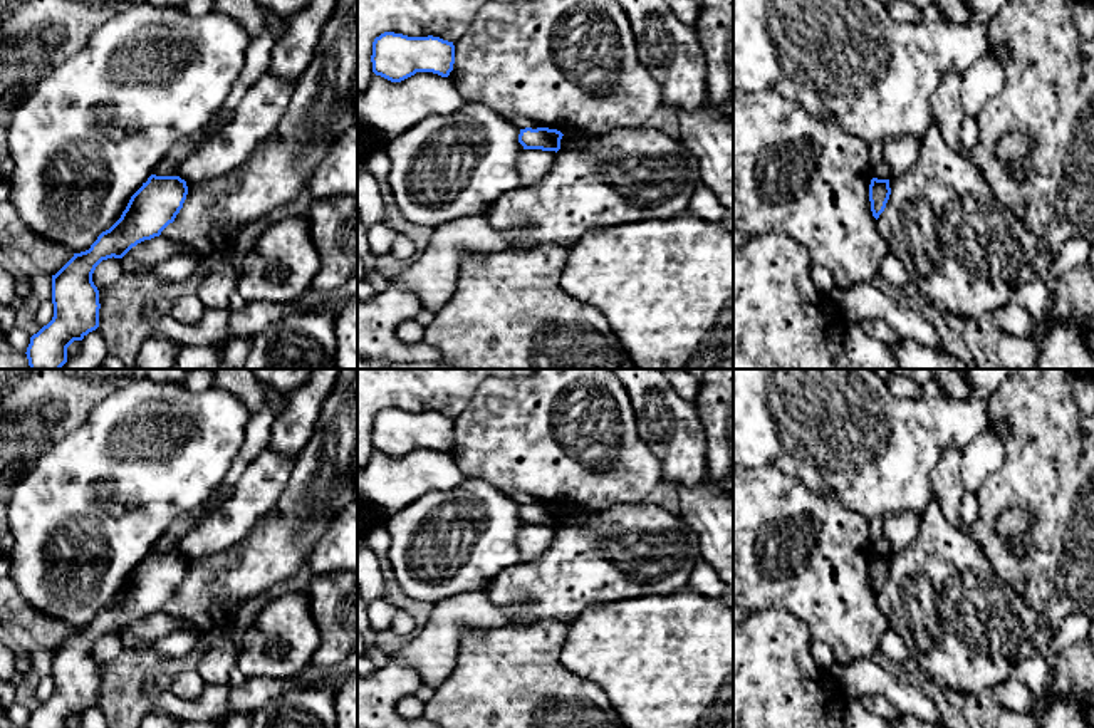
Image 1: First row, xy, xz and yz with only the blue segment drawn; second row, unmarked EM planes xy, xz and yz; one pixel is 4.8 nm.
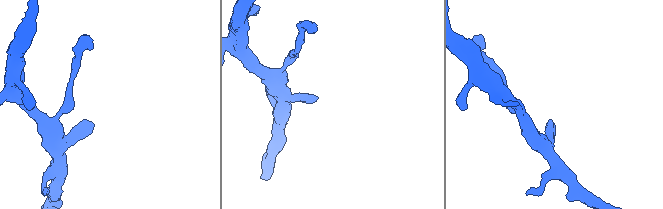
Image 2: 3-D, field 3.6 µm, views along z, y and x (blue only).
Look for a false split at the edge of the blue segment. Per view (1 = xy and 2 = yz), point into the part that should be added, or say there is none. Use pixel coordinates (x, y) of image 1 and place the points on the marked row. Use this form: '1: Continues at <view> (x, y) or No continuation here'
1: No continuation here
2: No continuation here

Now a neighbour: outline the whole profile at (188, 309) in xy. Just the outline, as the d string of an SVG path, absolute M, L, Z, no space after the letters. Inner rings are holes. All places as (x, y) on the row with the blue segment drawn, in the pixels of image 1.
M193 294L178 297L168 314L183 324L196 324L205 310L200 297Z

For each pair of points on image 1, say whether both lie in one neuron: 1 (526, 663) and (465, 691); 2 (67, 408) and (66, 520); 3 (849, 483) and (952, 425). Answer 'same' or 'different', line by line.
1: same
2: different
3: same

